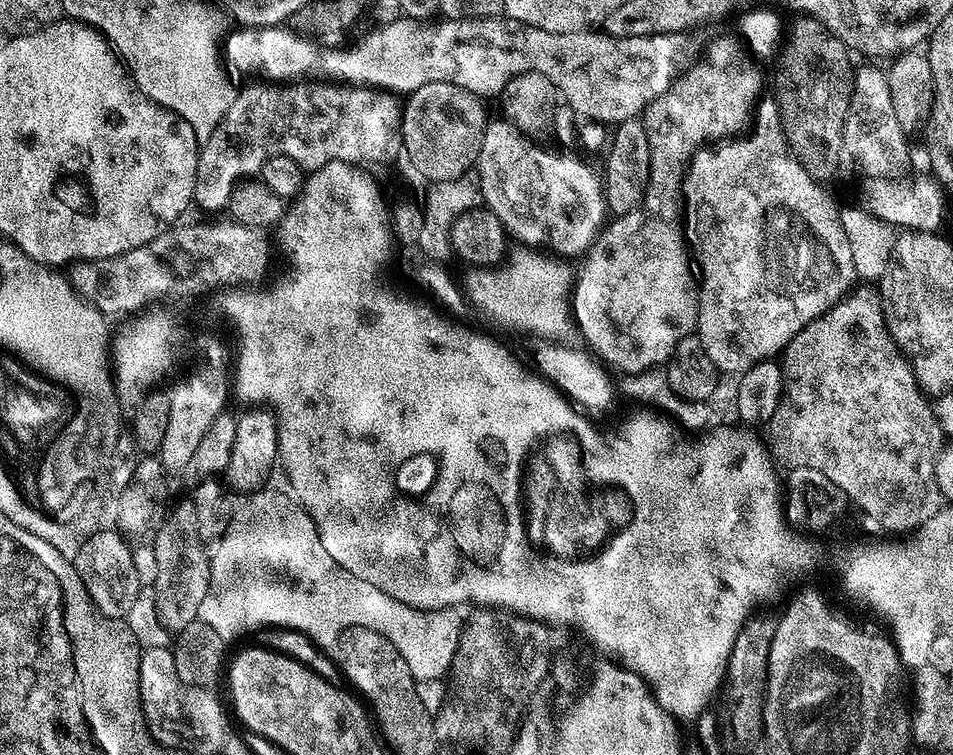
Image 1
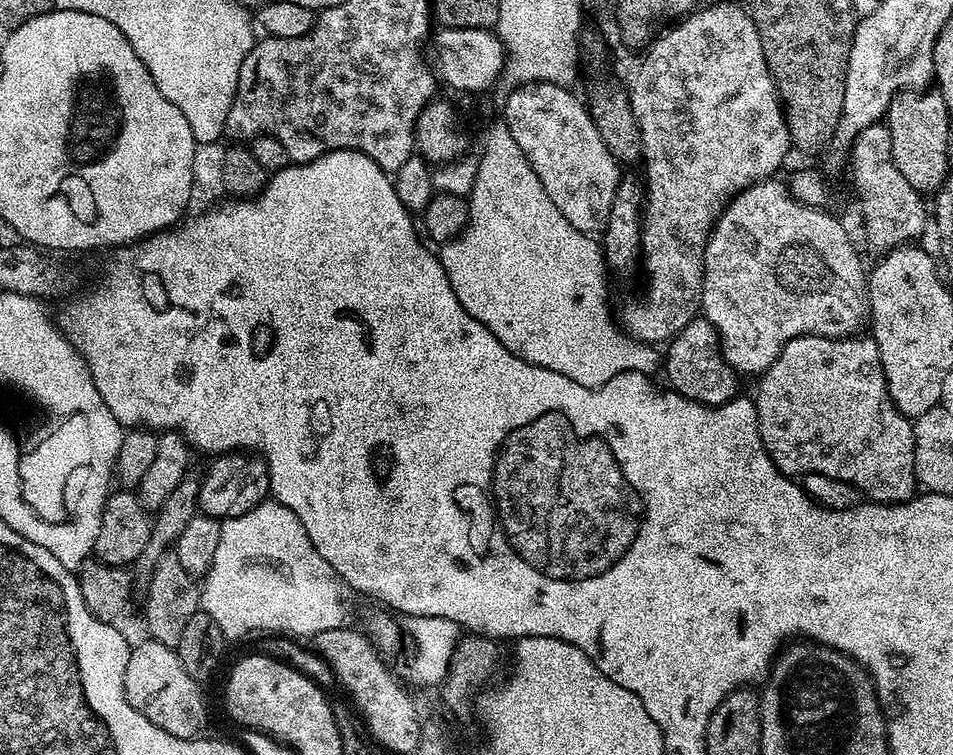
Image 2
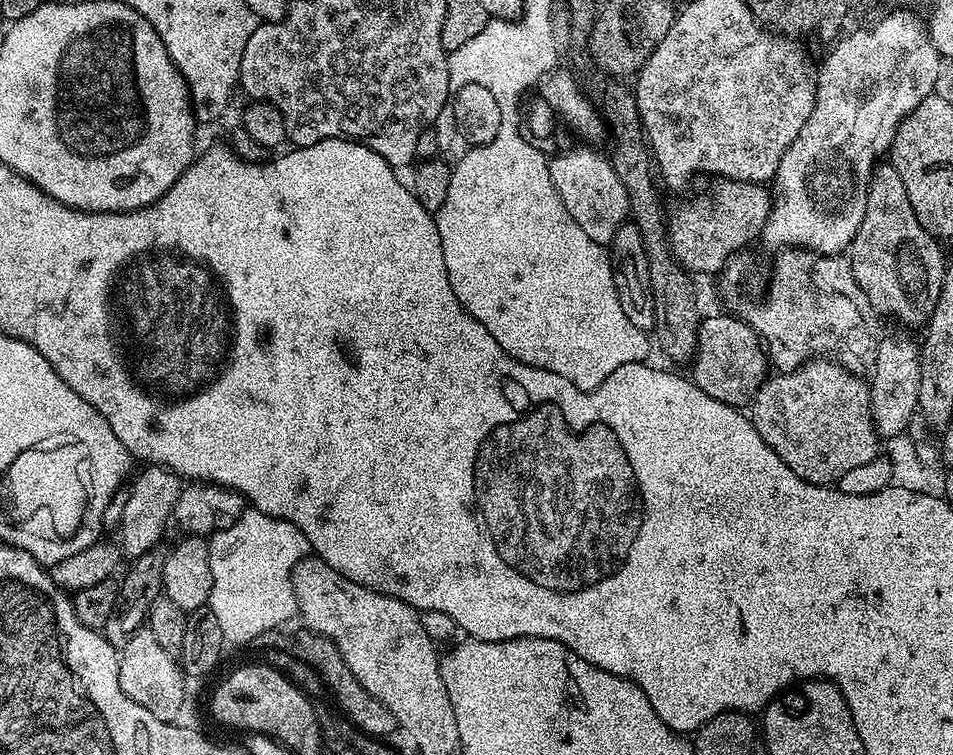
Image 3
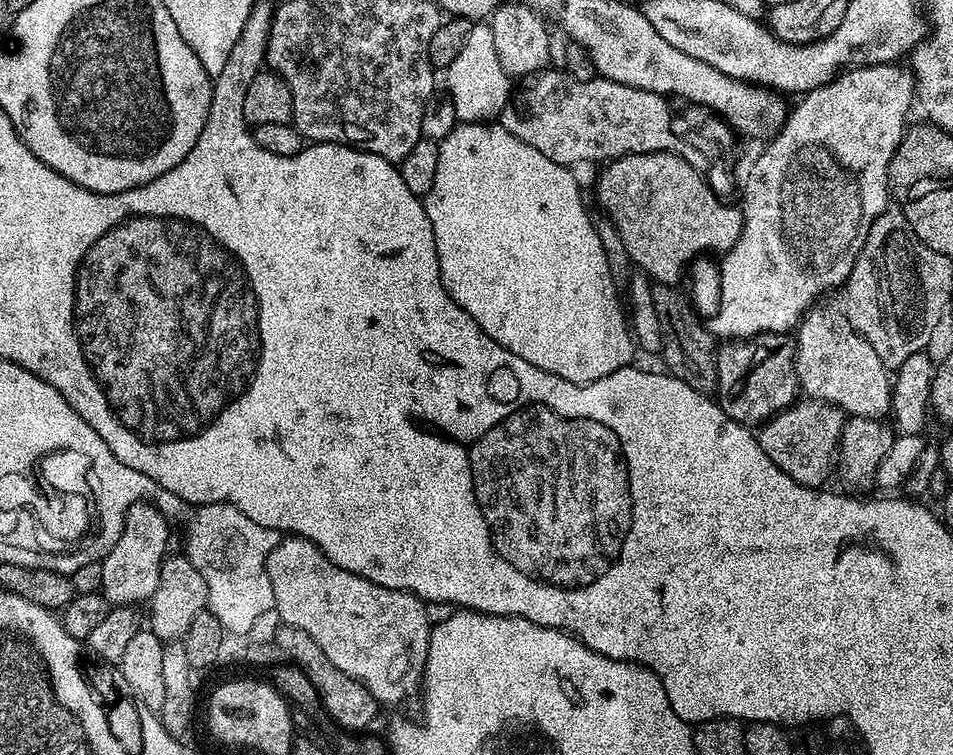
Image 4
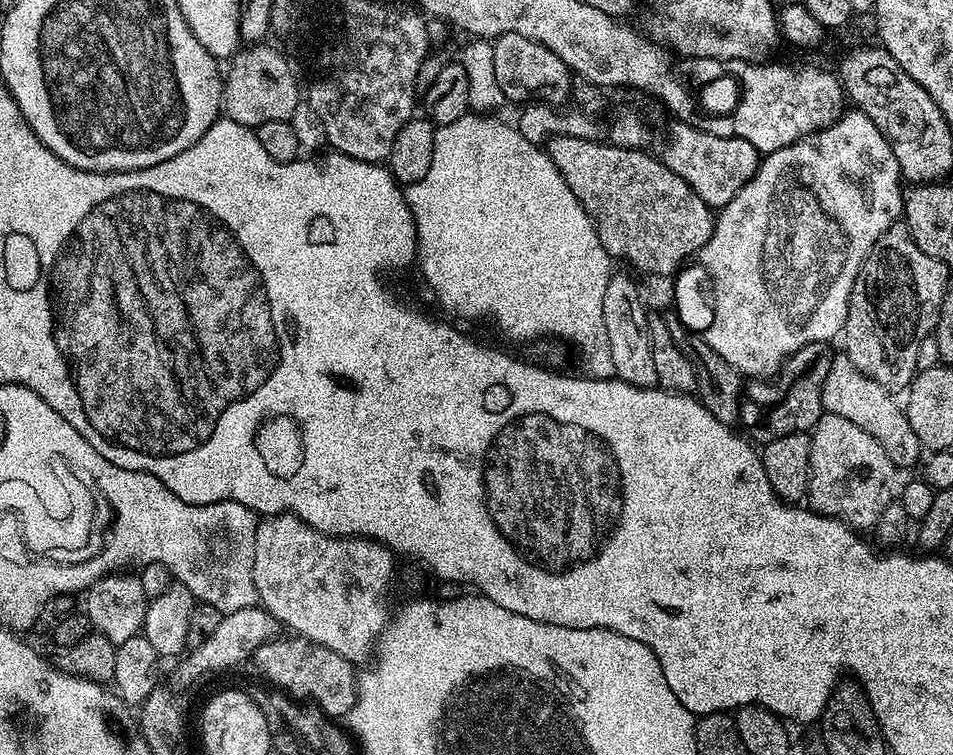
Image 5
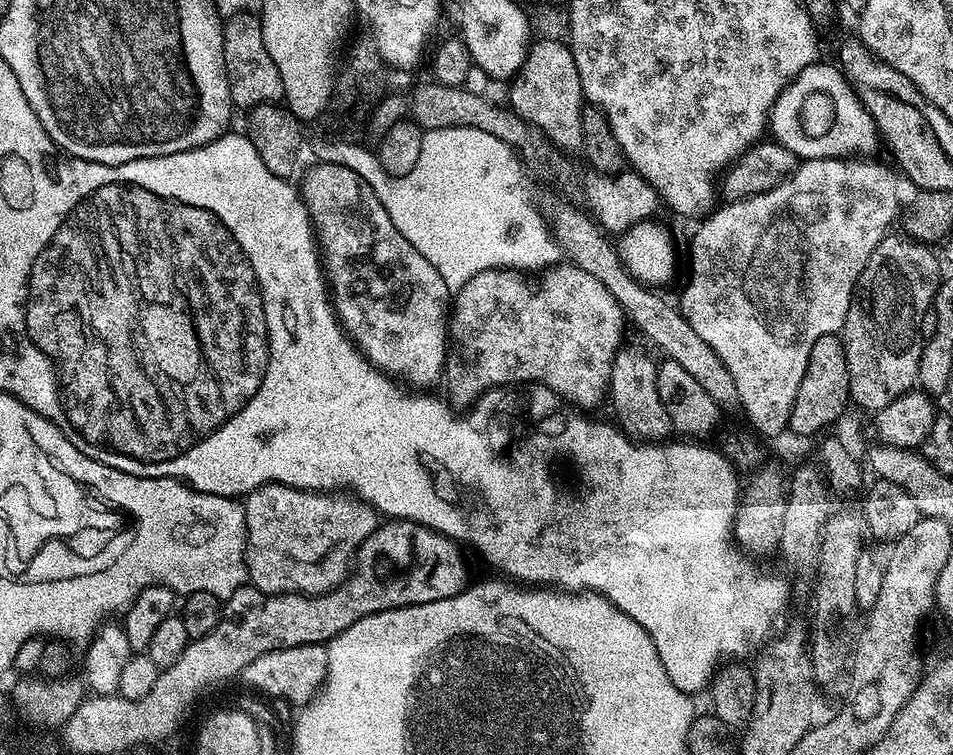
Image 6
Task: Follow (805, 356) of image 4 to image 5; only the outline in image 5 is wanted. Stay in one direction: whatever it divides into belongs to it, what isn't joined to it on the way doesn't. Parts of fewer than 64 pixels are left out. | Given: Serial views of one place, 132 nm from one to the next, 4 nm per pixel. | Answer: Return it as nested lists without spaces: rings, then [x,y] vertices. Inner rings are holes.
[[[843,354],[837,355],[833,359],[832,369],[826,374],[826,382],[822,386],[822,402],[827,415],[846,418],[849,422],[854,422],[854,426],[862,426],[862,430],[866,430],[866,434],[878,438],[878,446],[882,446],[882,450],[886,450],[890,462],[894,462],[897,469],[912,468],[915,464],[917,467],[922,460],[920,443],[914,430],[910,430],[907,411],[902,407],[901,401],[899,404],[892,396],[895,395],[889,389],[874,382],[874,378],[868,378],[866,374],[862,374],[862,370],[858,370],[858,366],[854,366],[854,362],[850,362],[848,357]]]

